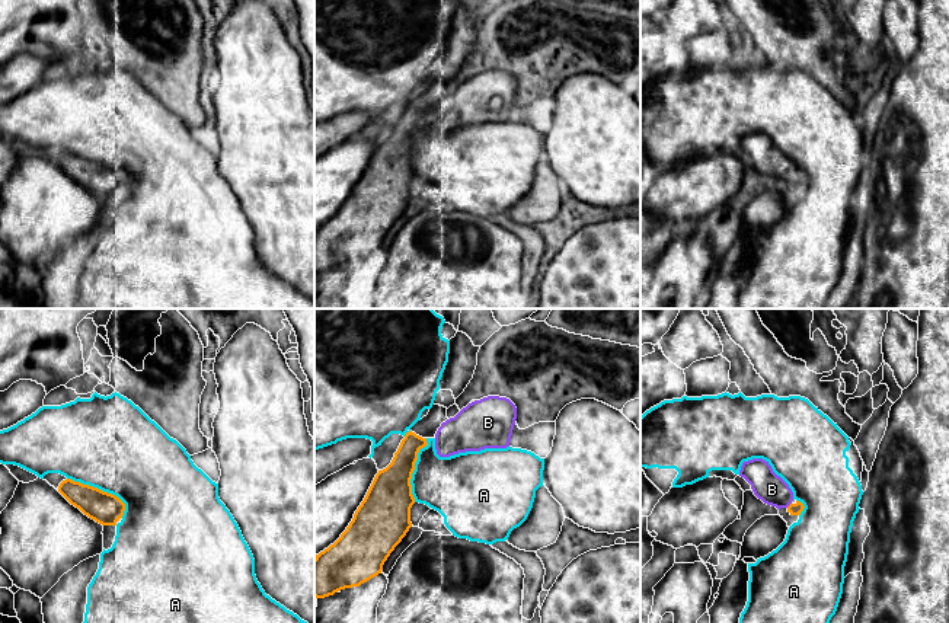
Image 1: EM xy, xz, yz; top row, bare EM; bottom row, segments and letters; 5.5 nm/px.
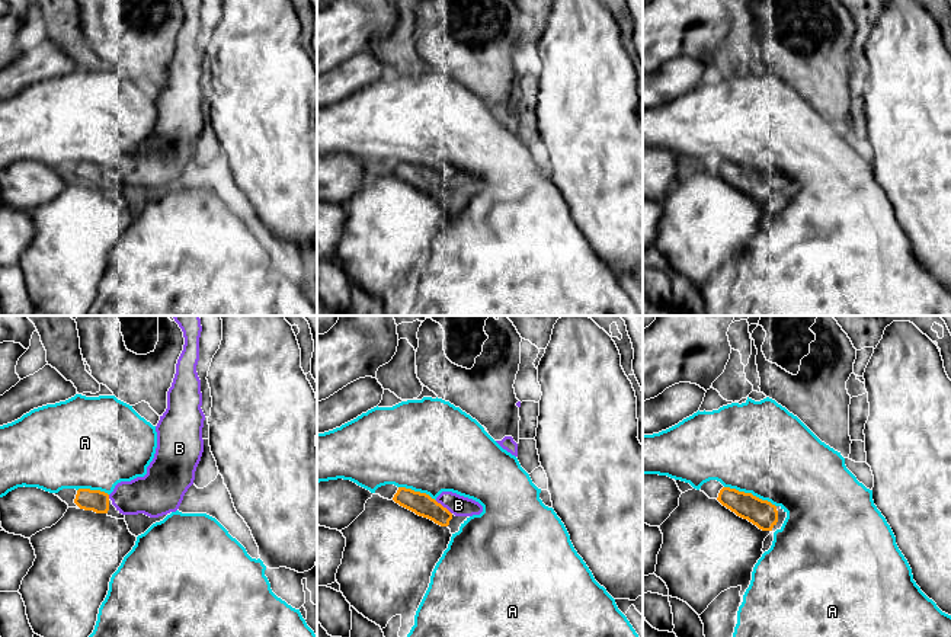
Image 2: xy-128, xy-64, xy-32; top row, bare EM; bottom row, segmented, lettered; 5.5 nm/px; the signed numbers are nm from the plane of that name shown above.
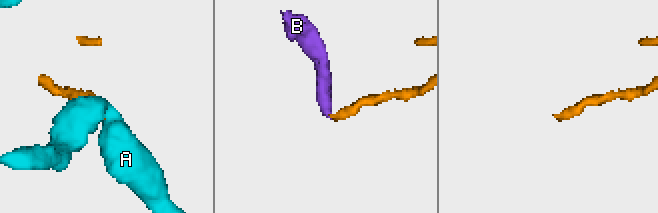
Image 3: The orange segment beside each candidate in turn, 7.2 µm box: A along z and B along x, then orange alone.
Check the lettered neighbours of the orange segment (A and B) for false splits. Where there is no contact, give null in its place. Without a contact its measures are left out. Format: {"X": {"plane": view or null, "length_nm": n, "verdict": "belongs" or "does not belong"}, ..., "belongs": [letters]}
{"A": {"plane": "xy", "length_nm": 380, "verdict": "does not belong"}, "B": {"plane": "yz", "length_nm": 40, "verdict": "belongs"}, "belongs": ["B"]}

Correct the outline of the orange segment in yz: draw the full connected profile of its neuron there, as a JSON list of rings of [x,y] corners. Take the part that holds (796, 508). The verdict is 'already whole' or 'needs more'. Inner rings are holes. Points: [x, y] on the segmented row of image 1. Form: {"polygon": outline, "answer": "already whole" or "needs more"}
{"polygon": [[[753,459],[744,461],[739,470],[754,492],[754,495],[764,504],[776,507],[777,509],[786,508],[790,515],[801,515],[803,504],[793,501],[793,492],[789,485],[777,476],[769,461],[763,459]]], "answer": "needs more"}

